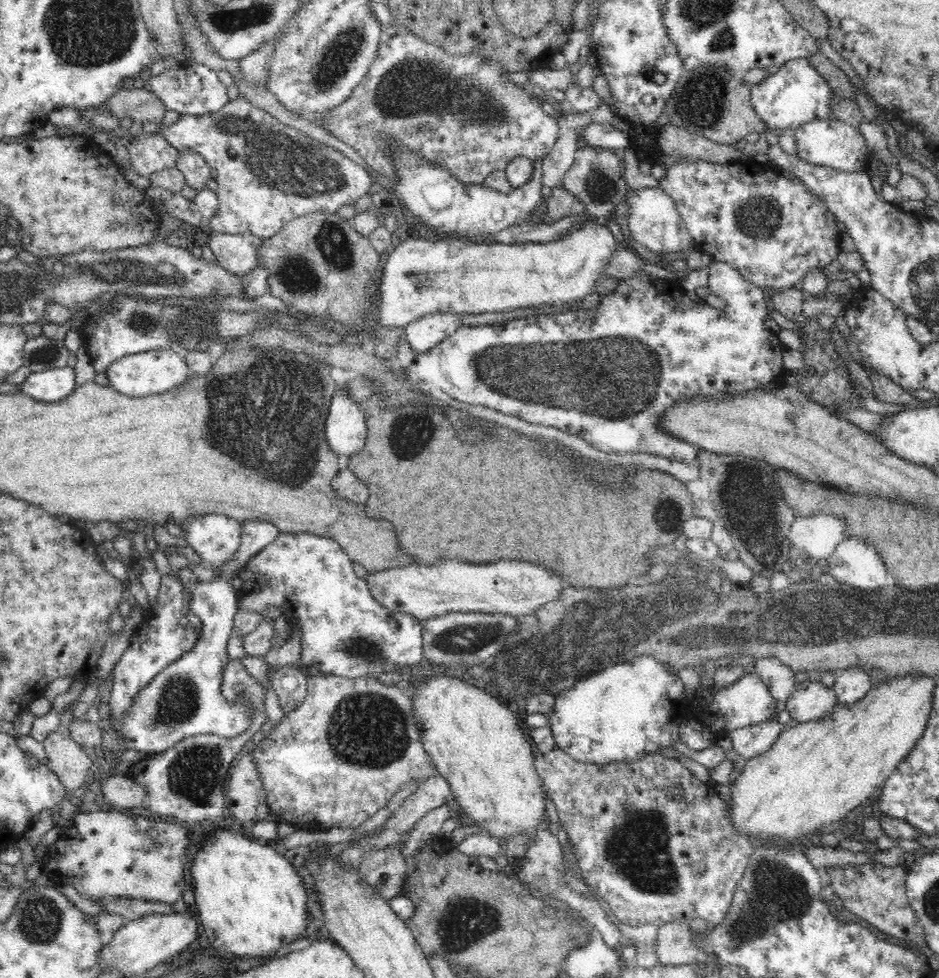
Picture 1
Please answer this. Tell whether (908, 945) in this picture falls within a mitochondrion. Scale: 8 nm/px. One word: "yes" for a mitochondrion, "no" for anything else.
no

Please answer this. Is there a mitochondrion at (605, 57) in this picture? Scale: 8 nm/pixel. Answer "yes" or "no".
no

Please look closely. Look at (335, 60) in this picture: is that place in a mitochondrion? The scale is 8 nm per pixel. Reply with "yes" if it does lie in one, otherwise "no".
yes

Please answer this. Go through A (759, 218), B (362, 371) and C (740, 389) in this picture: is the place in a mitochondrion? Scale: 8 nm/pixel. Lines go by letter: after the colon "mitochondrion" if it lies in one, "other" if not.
A: mitochondrion
B: other
C: other

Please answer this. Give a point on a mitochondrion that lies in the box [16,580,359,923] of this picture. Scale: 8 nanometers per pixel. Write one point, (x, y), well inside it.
(194, 773)

